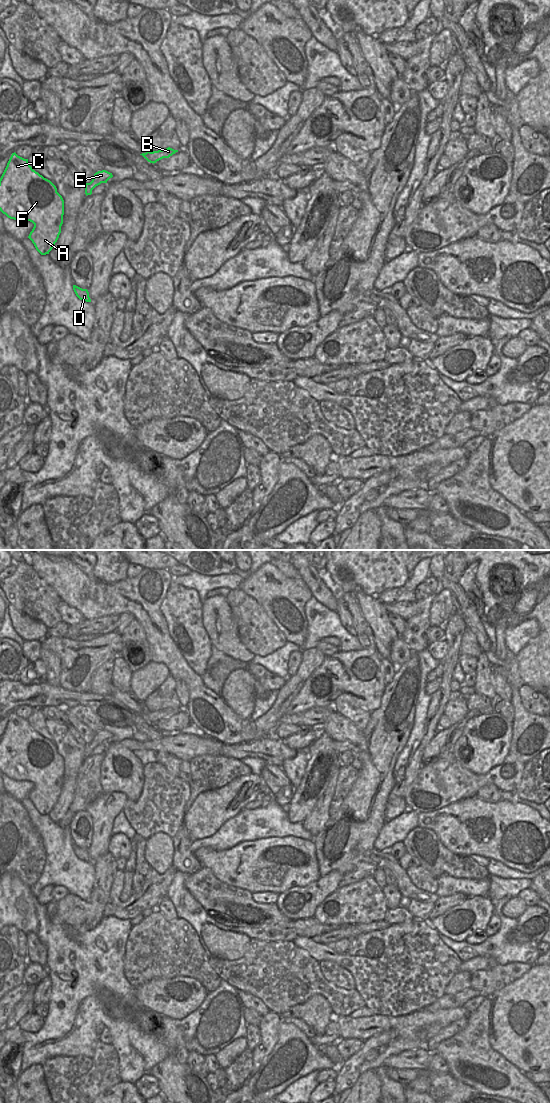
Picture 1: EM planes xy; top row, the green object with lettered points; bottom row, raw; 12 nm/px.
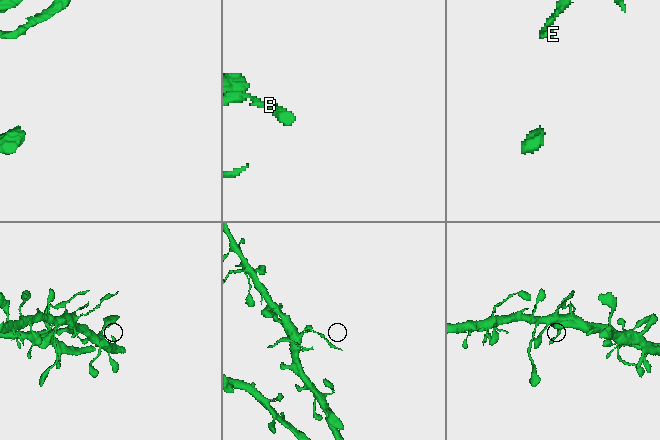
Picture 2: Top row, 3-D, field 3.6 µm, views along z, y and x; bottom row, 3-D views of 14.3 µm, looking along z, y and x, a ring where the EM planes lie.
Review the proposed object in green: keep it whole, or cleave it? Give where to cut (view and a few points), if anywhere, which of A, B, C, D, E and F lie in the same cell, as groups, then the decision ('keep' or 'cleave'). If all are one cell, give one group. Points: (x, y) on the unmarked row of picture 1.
xy (91, 741), (95, 746) | A C D F / B E | cleave

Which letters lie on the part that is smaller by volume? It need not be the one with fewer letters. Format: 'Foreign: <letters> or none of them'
Foreign: B, E

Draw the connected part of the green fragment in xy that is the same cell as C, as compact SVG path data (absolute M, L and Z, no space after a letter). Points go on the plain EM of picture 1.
M12 713L0 738L0 771L16 781L34 784L28 798L41 815L49 814L61 793L64 775L64 760L56 746L32 729L28 719Z

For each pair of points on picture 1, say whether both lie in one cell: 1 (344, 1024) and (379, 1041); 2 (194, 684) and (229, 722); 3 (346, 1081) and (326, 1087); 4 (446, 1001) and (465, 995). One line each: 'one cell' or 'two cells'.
1: two cells
2: one cell
3: two cells
4: one cell

